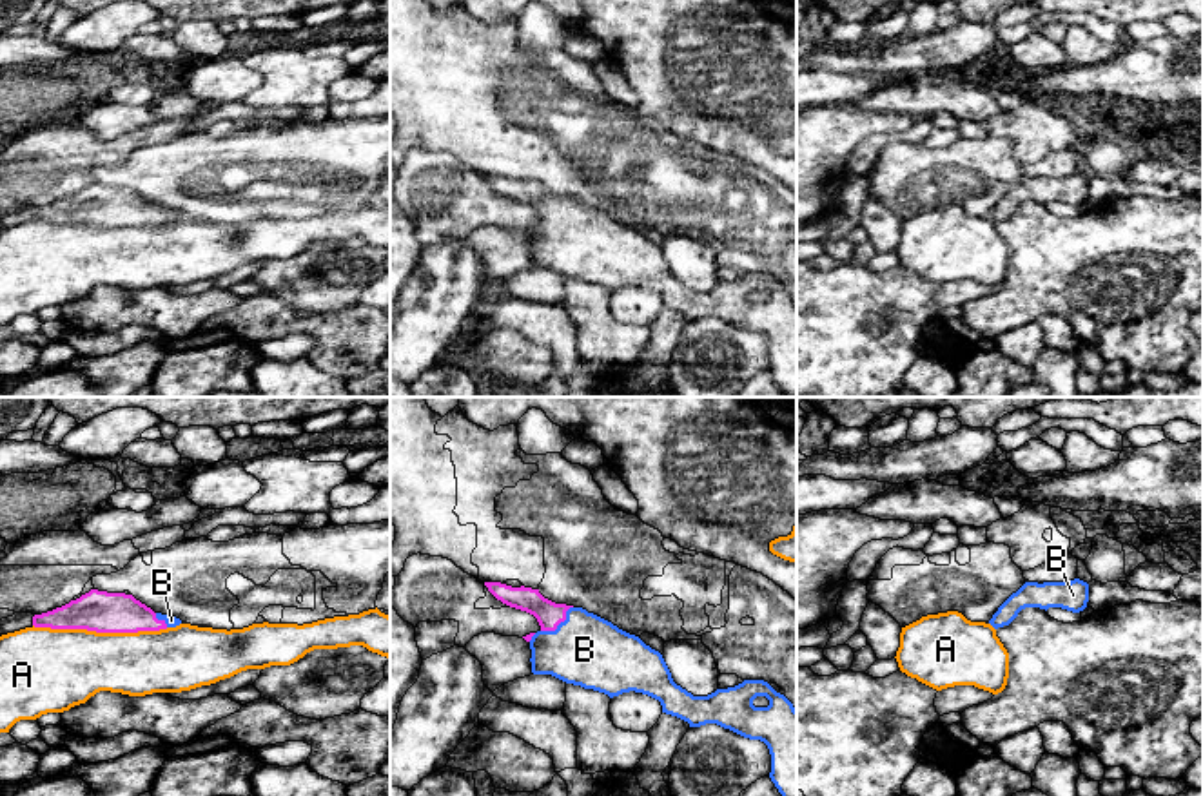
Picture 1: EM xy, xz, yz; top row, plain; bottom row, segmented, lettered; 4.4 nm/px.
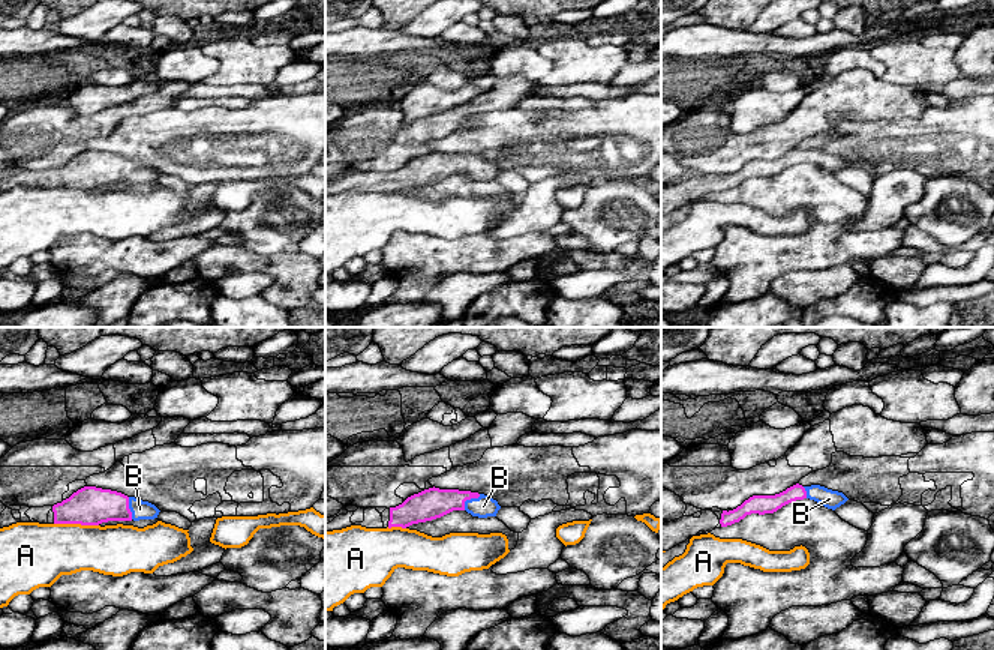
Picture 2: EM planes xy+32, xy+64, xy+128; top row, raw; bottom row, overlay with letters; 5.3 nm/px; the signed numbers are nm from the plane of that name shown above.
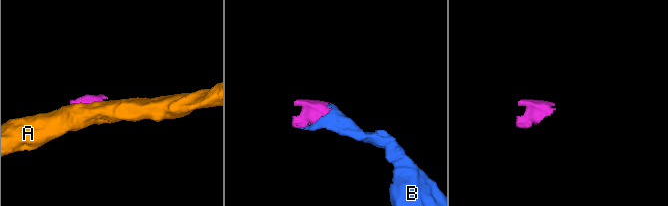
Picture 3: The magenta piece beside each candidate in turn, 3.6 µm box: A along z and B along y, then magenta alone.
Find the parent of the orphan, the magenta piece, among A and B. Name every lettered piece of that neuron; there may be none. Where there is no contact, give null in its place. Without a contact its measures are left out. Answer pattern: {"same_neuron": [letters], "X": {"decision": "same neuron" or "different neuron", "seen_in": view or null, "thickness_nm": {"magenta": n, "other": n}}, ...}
{"same_neuron": ["B"], "A": {"decision": "different neuron", "seen_in": "xy", "thickness_nm": {"magenta": 180, "other": 360}}, "B": {"decision": "same neuron", "seen_in": "xz", "thickness_nm": {"magenta": 120, "other": 320}}}

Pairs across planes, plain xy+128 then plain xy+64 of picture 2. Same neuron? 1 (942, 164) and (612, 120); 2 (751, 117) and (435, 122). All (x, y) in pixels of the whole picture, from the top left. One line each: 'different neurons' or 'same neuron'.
1: same neuron
2: different neurons

